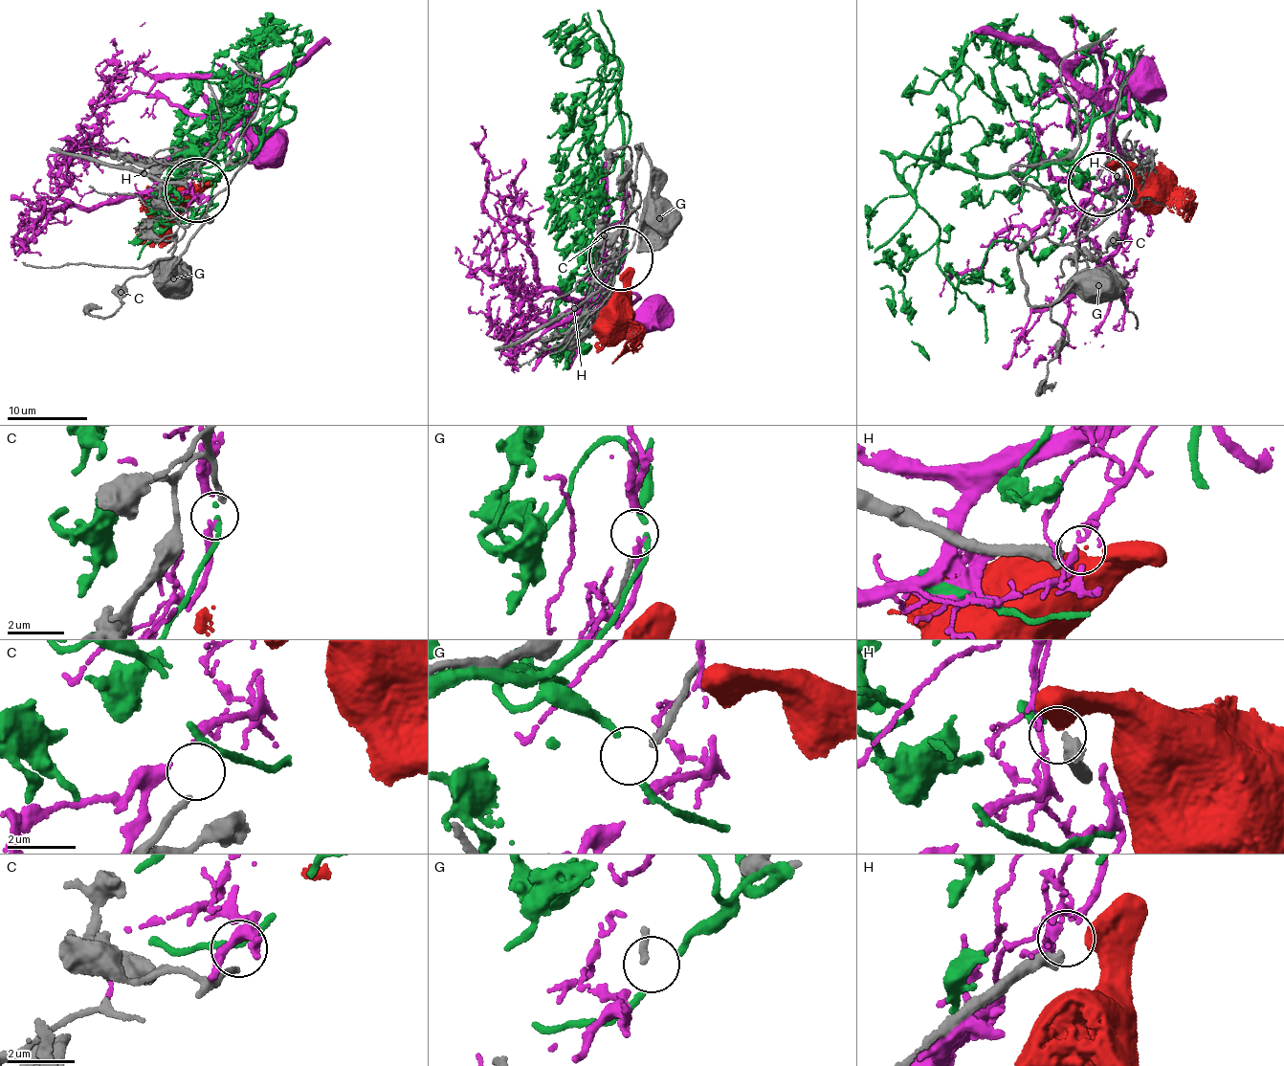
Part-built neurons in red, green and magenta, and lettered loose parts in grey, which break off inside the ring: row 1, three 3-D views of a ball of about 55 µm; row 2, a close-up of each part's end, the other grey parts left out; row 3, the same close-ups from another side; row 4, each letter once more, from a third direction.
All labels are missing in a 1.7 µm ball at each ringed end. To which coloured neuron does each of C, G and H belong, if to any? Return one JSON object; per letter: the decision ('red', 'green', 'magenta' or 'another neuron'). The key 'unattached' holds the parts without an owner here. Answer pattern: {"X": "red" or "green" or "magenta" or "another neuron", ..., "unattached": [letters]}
{"C": "green", "G": "another neuron", "H": "red", "unattached": ["G"]}

